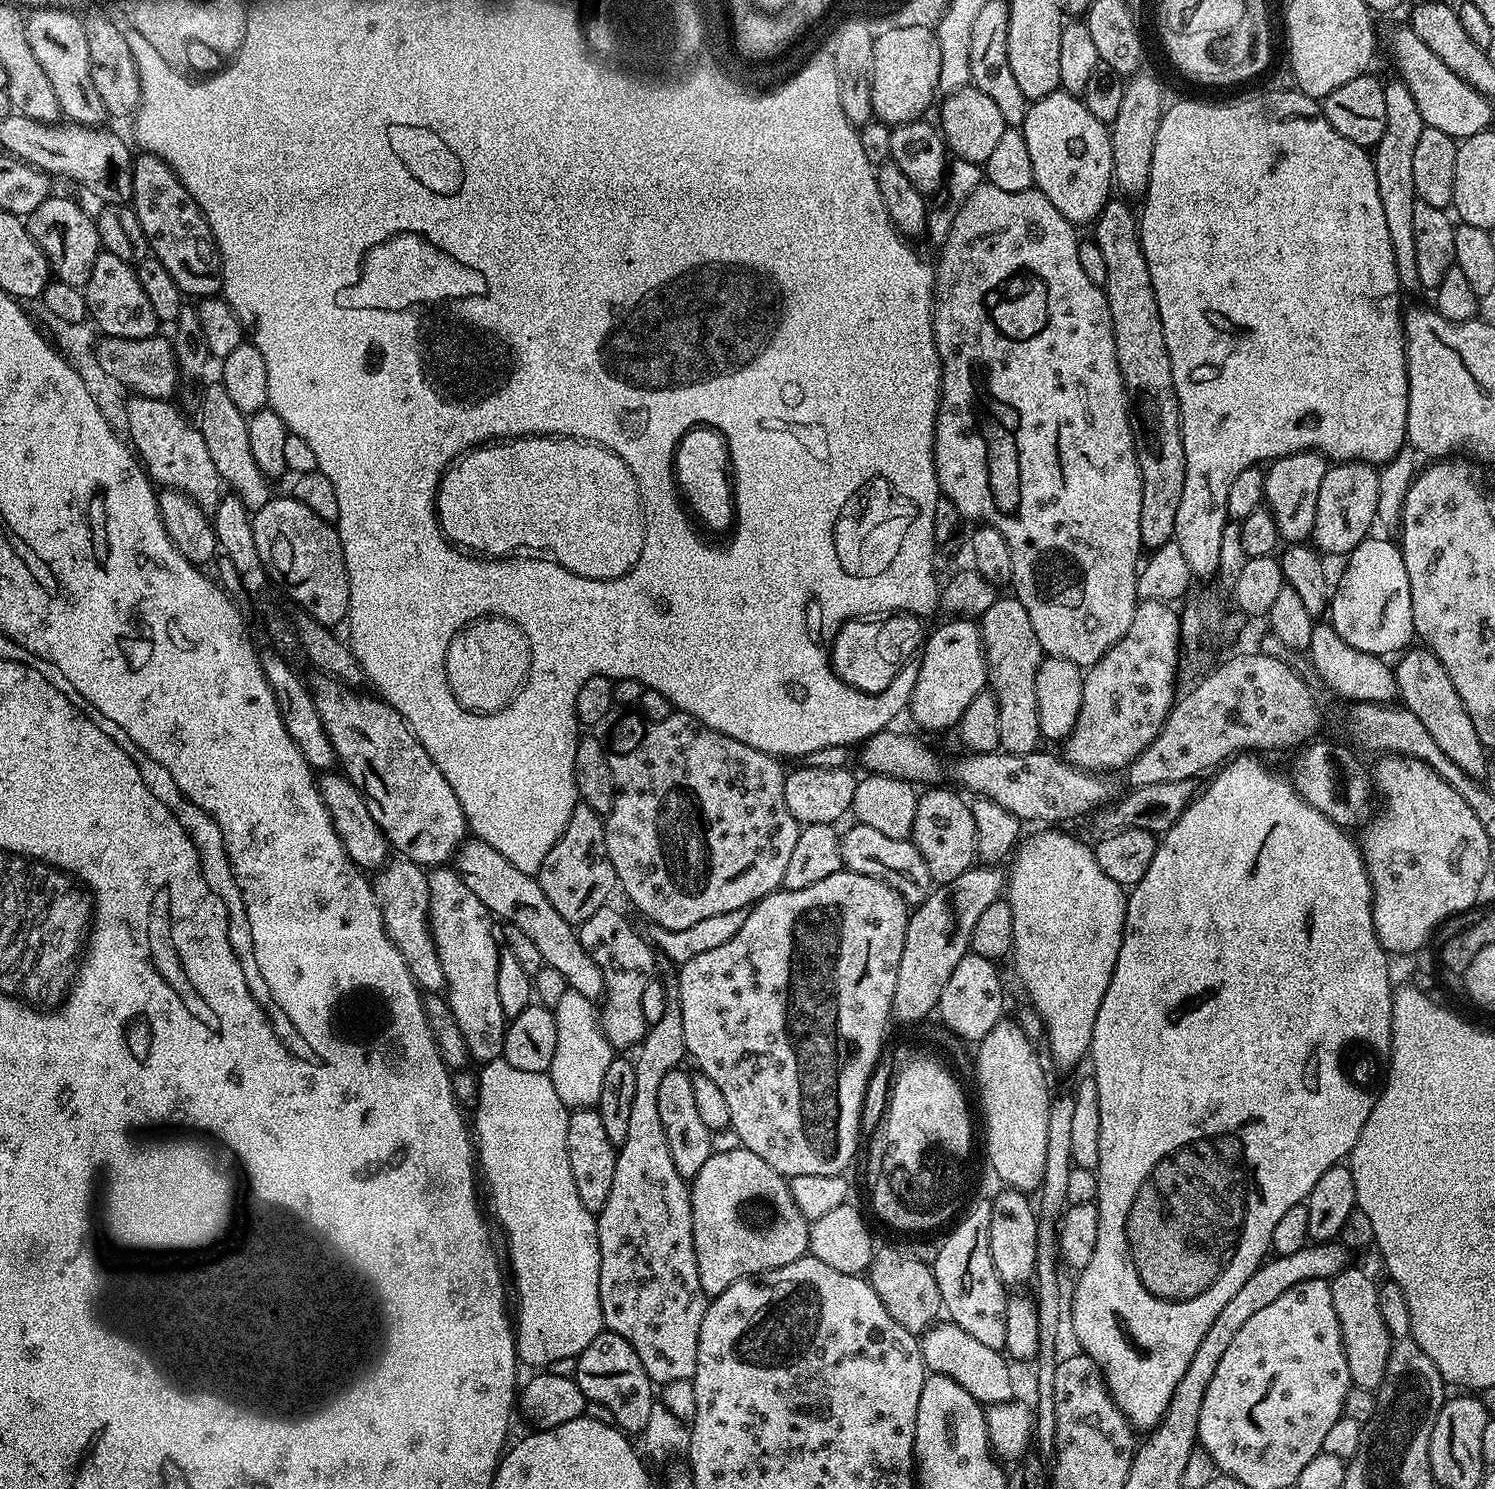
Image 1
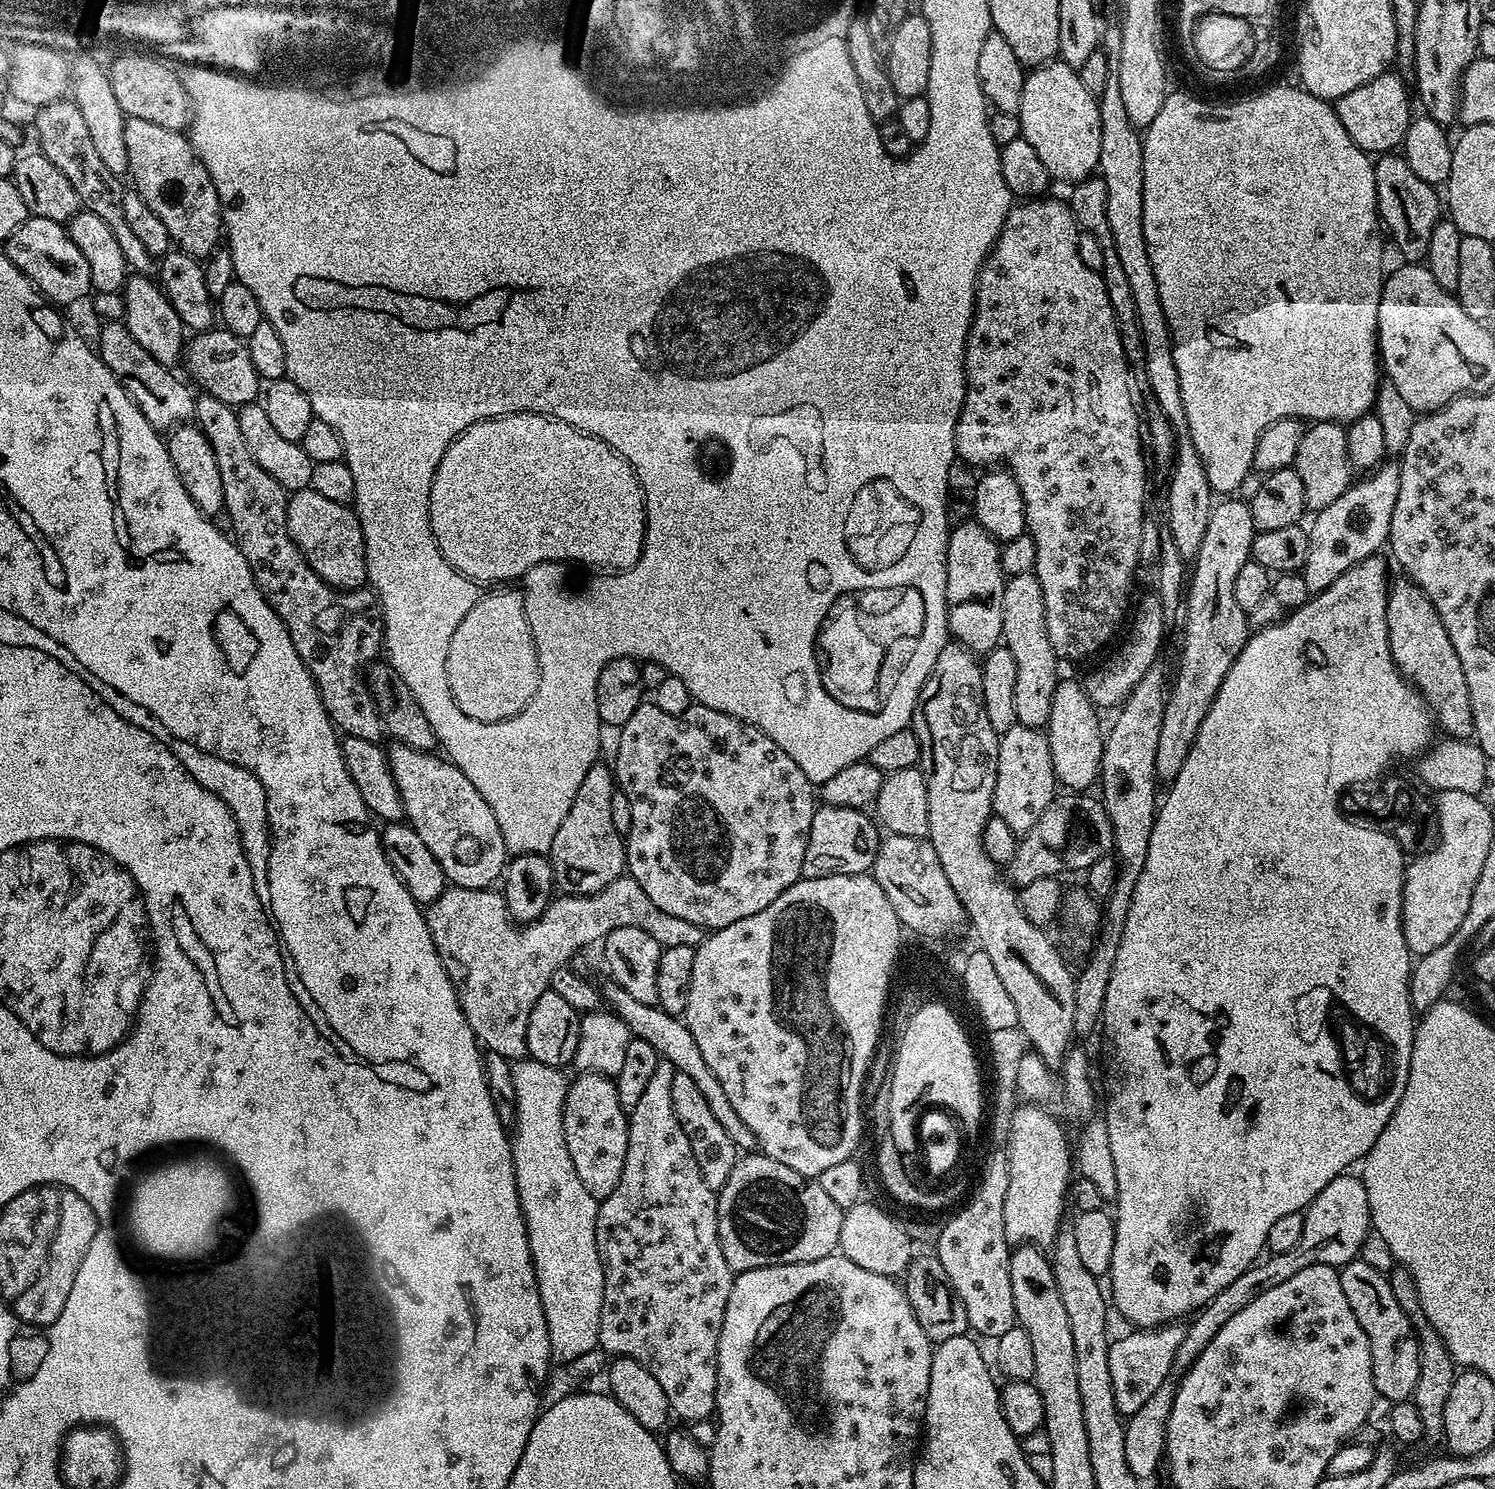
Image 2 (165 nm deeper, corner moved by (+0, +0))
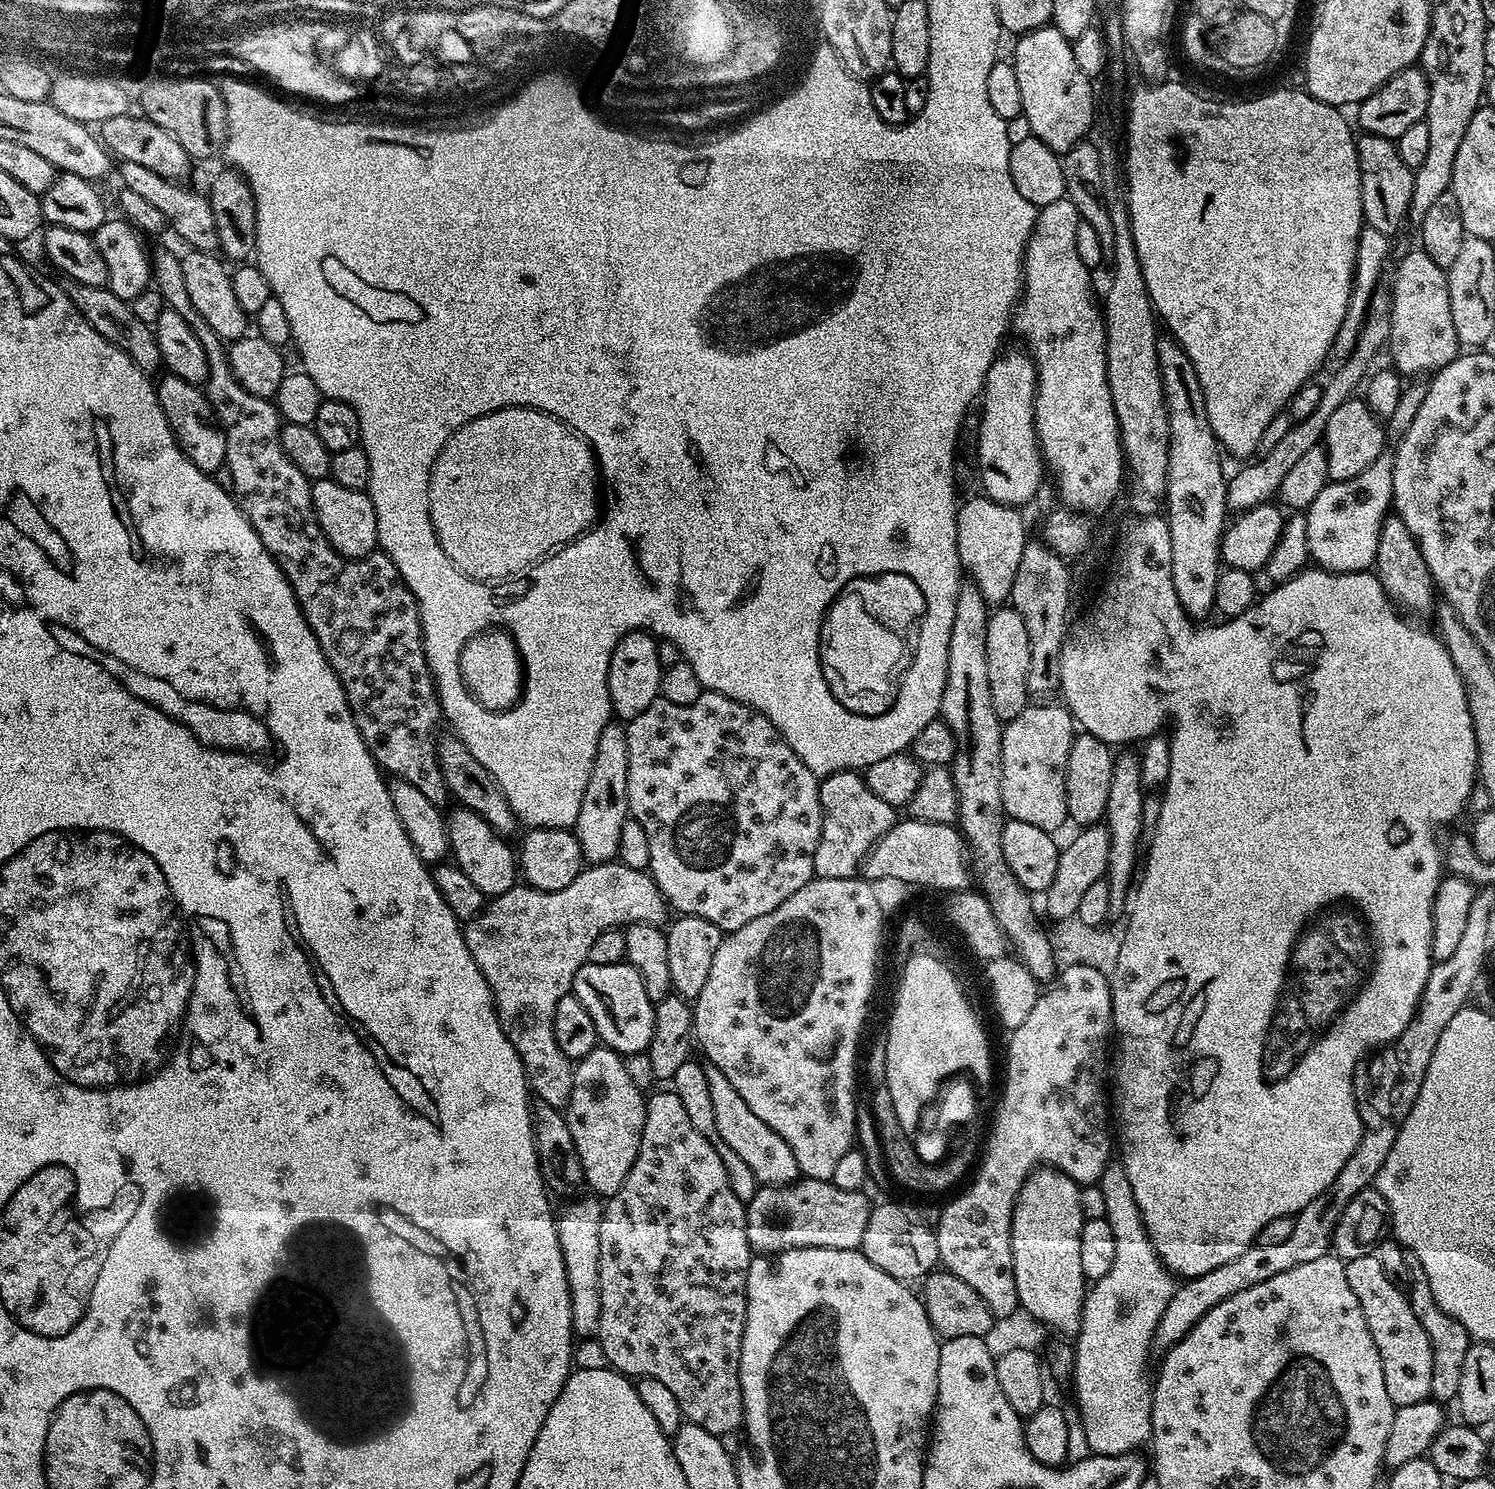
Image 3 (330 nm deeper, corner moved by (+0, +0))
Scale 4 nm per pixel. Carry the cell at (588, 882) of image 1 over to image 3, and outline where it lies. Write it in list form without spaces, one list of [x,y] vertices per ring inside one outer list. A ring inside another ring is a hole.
[[[610,722],[598,738],[590,782],[582,794],[582,810],[574,825],[583,859],[589,865],[606,864],[617,859],[622,838],[622,822],[629,819],[628,810],[628,733],[625,725]]]

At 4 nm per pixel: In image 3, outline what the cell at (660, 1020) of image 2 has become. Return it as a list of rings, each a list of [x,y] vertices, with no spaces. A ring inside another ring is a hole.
[[[705,1063],[704,1073],[708,1079],[710,1088],[710,1103],[714,1106],[714,1126],[720,1135],[720,1143],[730,1146],[746,1166],[754,1174],[754,1178],[761,1184],[791,1184],[801,1175],[798,1162],[790,1150],[790,1146],[750,1106],[746,1106],[746,1101],[740,1097],[738,1090],[730,1086],[730,1081],[722,1070],[718,1070],[714,1065]]]

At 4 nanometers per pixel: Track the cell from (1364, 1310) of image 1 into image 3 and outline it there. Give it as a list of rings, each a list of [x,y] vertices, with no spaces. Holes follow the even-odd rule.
[[[1375,1254],[1349,1260],[1344,1269],[1346,1282],[1350,1282],[1350,1290],[1354,1290],[1362,1306],[1362,1314],[1366,1314],[1366,1326],[1370,1326],[1374,1346],[1378,1346],[1378,1354],[1382,1358],[1382,1378],[1386,1378],[1386,1394],[1390,1394],[1393,1405],[1401,1408],[1429,1399],[1434,1354],[1430,1338],[1414,1314],[1411,1299],[1396,1288],[1390,1278],[1386,1278],[1382,1262],[1378,1262]]]

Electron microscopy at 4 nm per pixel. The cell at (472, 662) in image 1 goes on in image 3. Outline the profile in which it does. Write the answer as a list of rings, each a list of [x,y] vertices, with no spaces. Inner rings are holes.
[[[502,630],[477,633],[459,656],[459,670],[465,688],[484,709],[490,709],[492,712],[504,711],[520,699],[520,693],[523,691],[523,665],[520,663],[520,653],[511,636]]]

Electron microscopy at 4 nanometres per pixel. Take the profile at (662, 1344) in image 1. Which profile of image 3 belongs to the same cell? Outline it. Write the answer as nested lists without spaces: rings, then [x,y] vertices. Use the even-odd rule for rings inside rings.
[[[671,1090],[653,1091],[646,1100],[646,1122],[640,1135],[640,1153],[630,1166],[630,1174],[626,1174],[626,1182],[616,1193],[607,1197],[600,1217],[600,1331],[598,1341],[609,1365],[629,1378],[648,1377],[658,1379],[672,1390],[681,1414],[687,1423],[702,1426],[710,1434],[721,1438],[727,1432],[739,1429],[744,1423],[744,1403],[740,1389],[740,1351],[744,1337],[746,1322],[746,1306],[748,1296],[745,1294],[748,1285],[748,1267],[753,1258],[752,1247],[746,1238],[746,1220],[744,1218],[745,1201],[736,1197],[734,1190],[728,1185],[726,1168],[722,1166],[722,1158],[716,1145],[711,1144],[698,1130],[694,1130],[694,1122],[690,1122],[682,1098]]]

